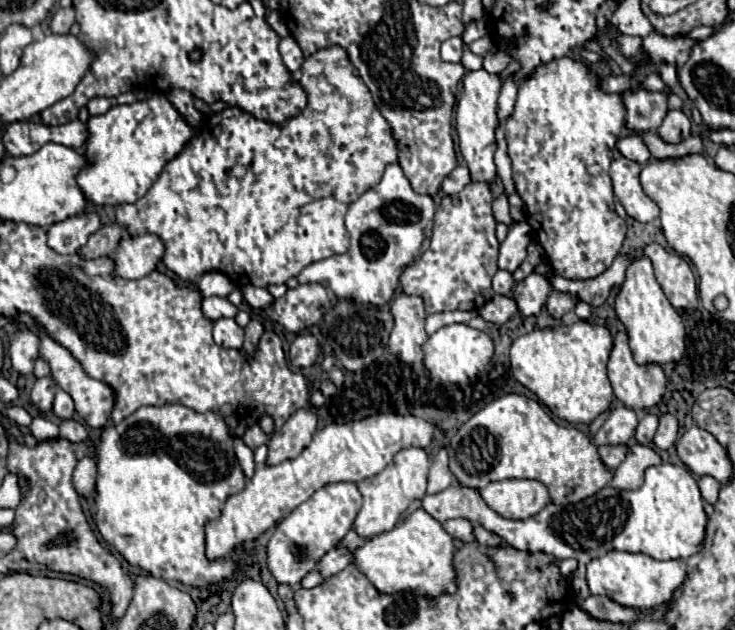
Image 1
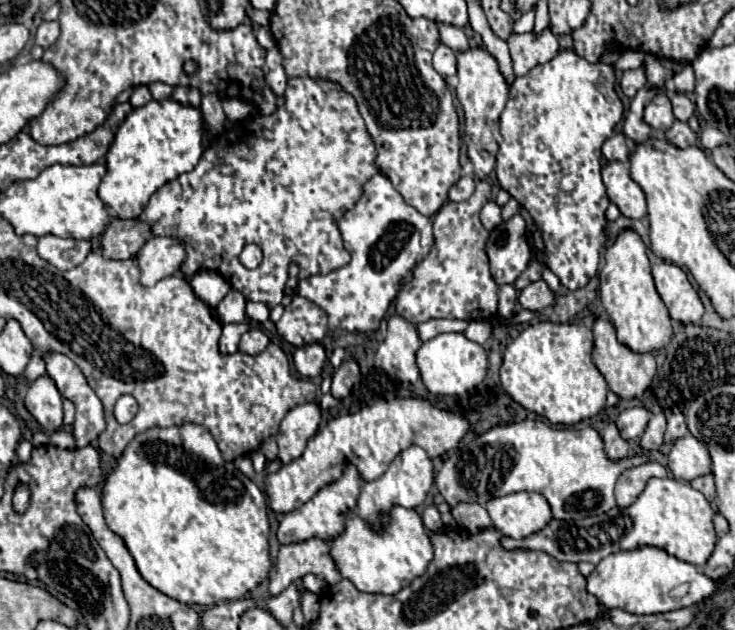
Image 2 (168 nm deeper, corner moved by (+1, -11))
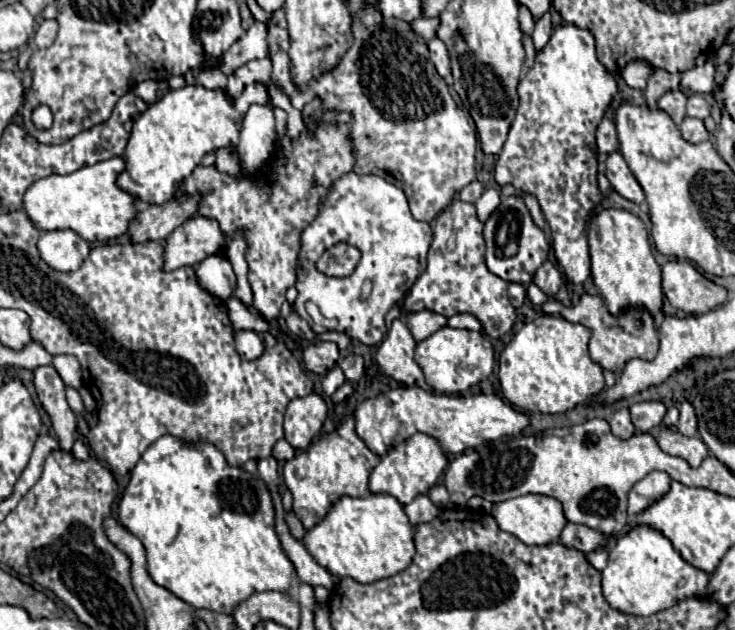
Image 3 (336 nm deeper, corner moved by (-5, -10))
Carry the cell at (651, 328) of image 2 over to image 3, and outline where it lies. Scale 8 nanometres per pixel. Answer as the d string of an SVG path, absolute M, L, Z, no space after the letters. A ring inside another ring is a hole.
M606 208L594 214L588 226L588 246L592 262L592 280L598 286L608 310L618 314L626 306L644 306L652 314L662 308L662 280L660 266L652 256L652 246L648 242L648 232L644 222L618 208Z

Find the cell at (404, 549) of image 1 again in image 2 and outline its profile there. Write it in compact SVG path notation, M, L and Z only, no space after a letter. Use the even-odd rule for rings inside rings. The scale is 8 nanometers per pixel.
M394 507L390 515L382 517L384 531L376 533L354 511L346 517L346 529L340 537L330 541L330 555L342 573L350 579L358 591L396 595L402 587L408 587L416 577L426 573L430 559L434 559L434 545L430 543L430 531L424 527L422 517L414 509Z

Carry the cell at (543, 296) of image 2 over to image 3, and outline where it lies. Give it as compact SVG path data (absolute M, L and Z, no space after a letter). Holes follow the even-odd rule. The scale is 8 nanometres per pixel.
M546 260L546 262L540 266L540 270L536 272L534 284L536 284L542 292L546 292L548 296L556 296L560 284L562 284L562 274L560 274L558 266L556 266L554 262Z

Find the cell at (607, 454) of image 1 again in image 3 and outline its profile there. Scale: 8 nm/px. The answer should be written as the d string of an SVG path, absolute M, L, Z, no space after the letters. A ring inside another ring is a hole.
M620 408L618 412L614 412L614 416L610 418L610 428L612 428L612 434L622 440L626 440L634 434L634 424L630 420L628 408Z

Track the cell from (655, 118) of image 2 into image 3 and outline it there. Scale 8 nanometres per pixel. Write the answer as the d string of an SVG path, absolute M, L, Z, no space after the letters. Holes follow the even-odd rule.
M670 90L670 92L666 92L666 94L660 98L658 106L660 106L664 112L670 114L670 118L674 120L674 124L680 124L682 118L686 116L686 94L682 94L682 92L672 92L672 90Z

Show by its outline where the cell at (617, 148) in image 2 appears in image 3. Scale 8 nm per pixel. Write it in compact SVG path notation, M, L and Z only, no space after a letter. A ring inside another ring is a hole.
M604 118L596 130L596 146L598 146L598 152L604 152L604 154L610 154L610 152L616 152L620 148L620 142L616 138L616 130L614 130L614 122Z

